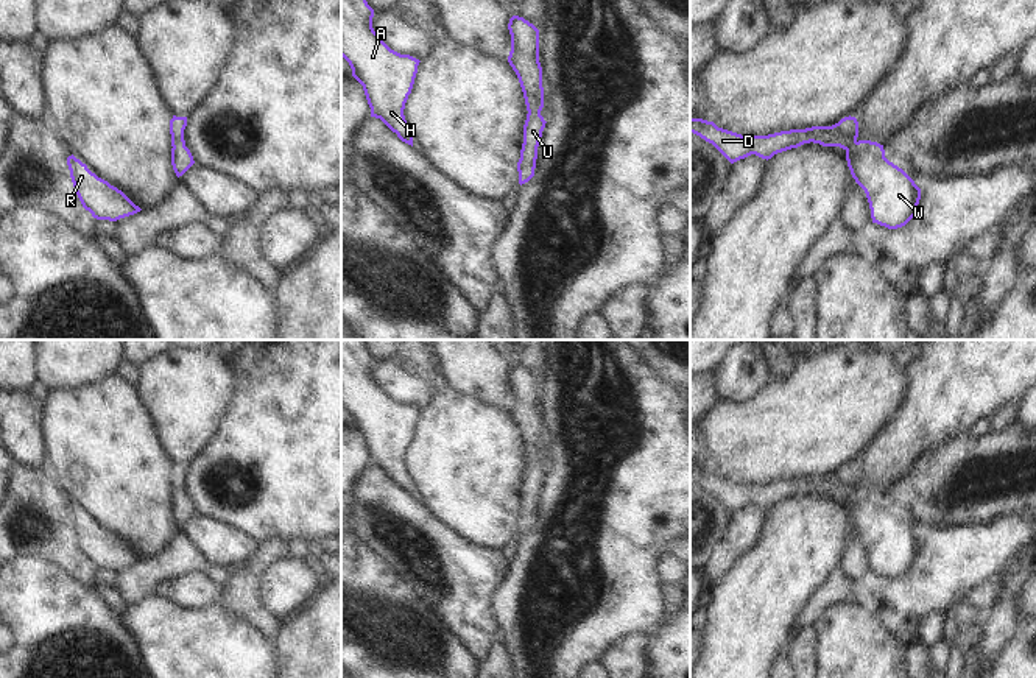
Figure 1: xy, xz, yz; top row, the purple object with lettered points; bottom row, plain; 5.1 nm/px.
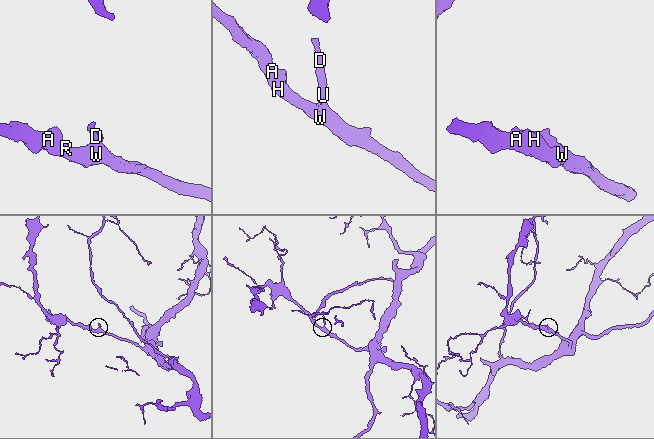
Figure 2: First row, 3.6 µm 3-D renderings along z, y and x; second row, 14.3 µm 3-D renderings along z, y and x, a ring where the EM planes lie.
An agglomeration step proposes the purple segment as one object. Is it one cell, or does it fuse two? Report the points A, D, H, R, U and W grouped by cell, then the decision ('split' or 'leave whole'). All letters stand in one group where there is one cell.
A D H R U W; leave whole

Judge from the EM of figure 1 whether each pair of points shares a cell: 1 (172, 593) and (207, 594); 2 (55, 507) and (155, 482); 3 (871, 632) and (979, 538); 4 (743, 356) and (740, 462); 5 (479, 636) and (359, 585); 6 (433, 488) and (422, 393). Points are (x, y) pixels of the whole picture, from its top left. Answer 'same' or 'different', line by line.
1: same
2: different
3: different
4: different
5: different
6: different

